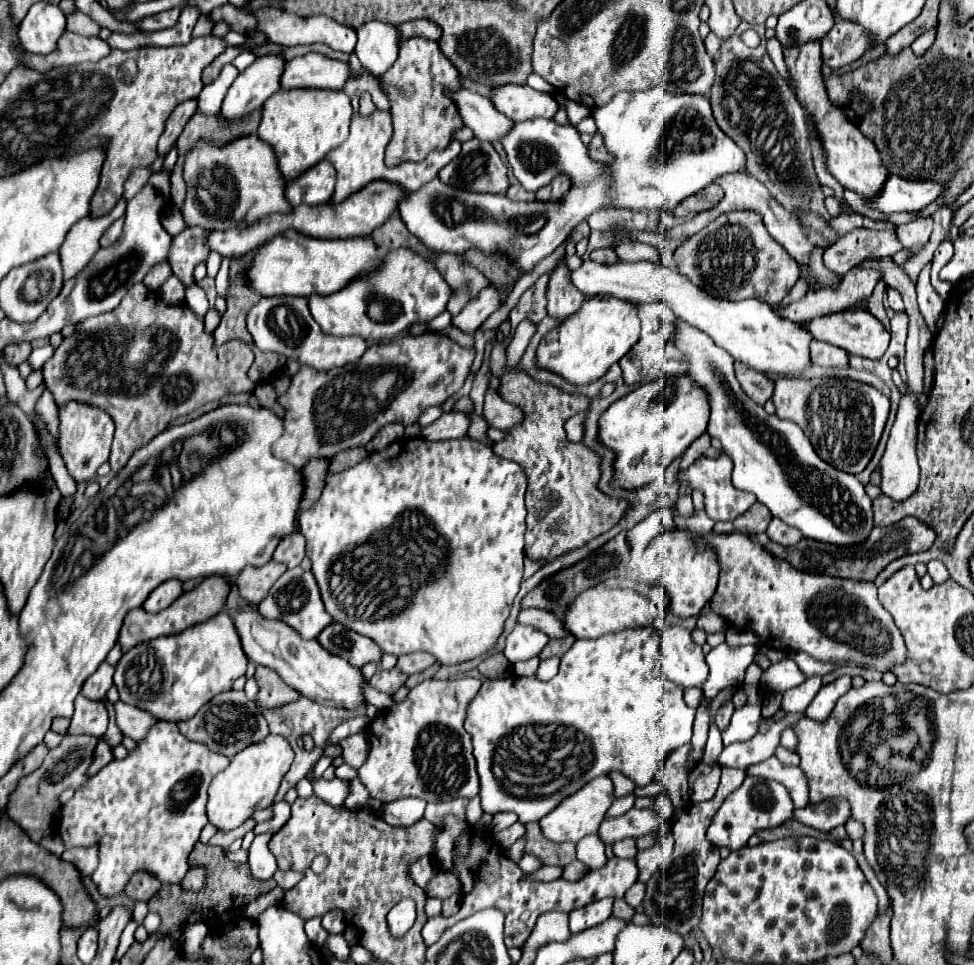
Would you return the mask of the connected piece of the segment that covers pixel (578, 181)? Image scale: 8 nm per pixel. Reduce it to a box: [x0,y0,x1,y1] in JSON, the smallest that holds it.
[501,119,607,191]

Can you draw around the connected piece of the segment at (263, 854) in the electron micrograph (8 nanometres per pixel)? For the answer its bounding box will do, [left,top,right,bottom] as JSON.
[249,833,277,879]

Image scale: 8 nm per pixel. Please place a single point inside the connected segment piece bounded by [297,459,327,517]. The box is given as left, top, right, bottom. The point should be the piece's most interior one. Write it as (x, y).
(314, 472)

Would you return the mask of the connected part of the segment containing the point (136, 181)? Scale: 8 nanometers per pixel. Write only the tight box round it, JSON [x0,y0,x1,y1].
[123,167,153,201]

